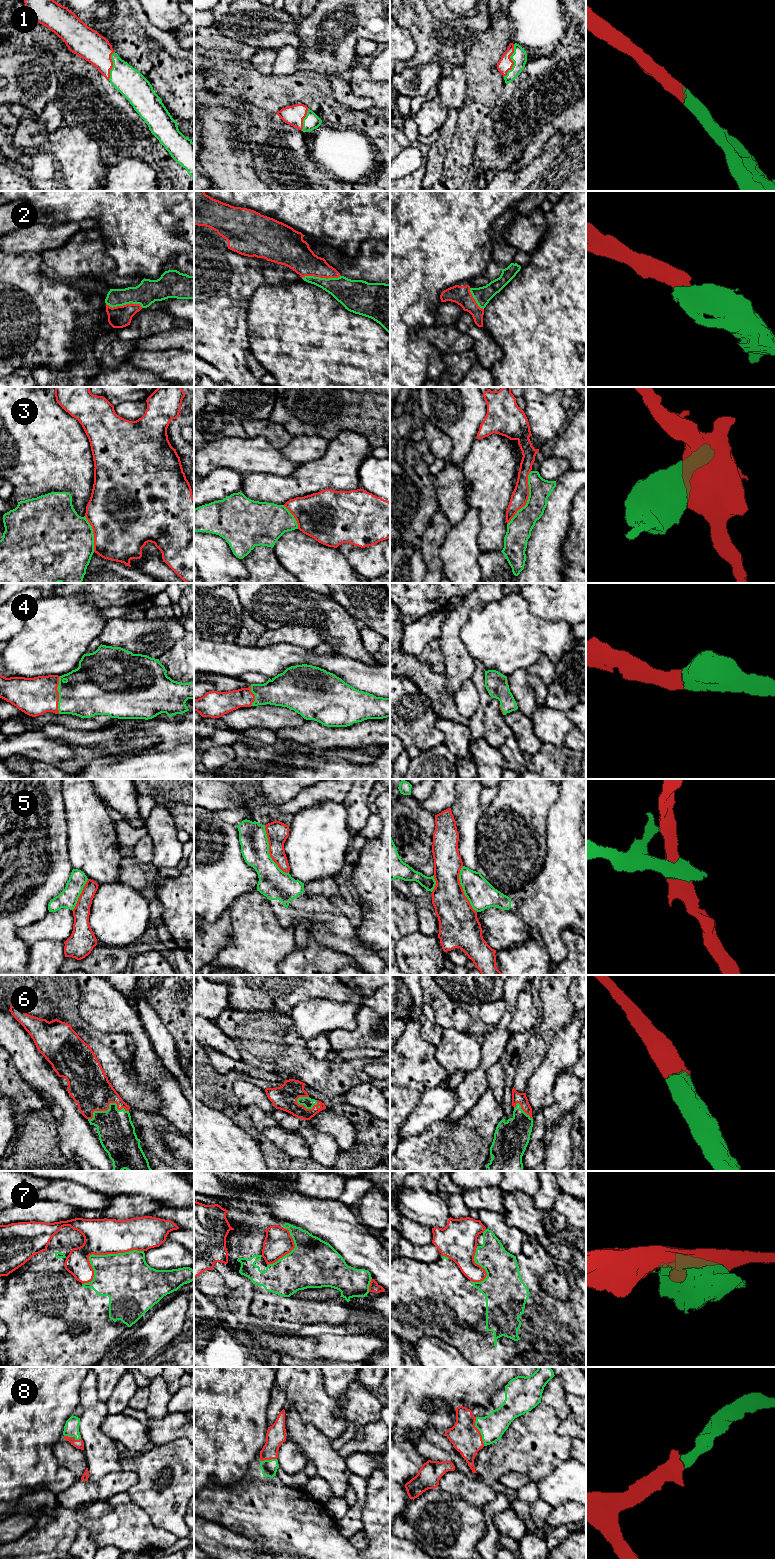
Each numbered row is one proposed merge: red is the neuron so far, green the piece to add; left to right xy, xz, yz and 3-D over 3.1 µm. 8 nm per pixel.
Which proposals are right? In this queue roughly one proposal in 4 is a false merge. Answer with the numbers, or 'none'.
1, 2, 4, 6, 8

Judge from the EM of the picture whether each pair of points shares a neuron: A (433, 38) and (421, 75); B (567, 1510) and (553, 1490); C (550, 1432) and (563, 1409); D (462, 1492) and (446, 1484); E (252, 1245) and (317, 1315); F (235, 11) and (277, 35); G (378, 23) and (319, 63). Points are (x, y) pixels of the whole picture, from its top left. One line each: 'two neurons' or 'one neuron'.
A: two neurons
B: two neurons
C: two neurons
D: one neuron
E: one neuron
F: one neuron
G: one neuron

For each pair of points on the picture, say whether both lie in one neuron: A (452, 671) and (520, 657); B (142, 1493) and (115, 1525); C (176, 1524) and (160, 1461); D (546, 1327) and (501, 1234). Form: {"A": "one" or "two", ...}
{"A": "two", "B": "two", "C": "one", "D": "two"}

